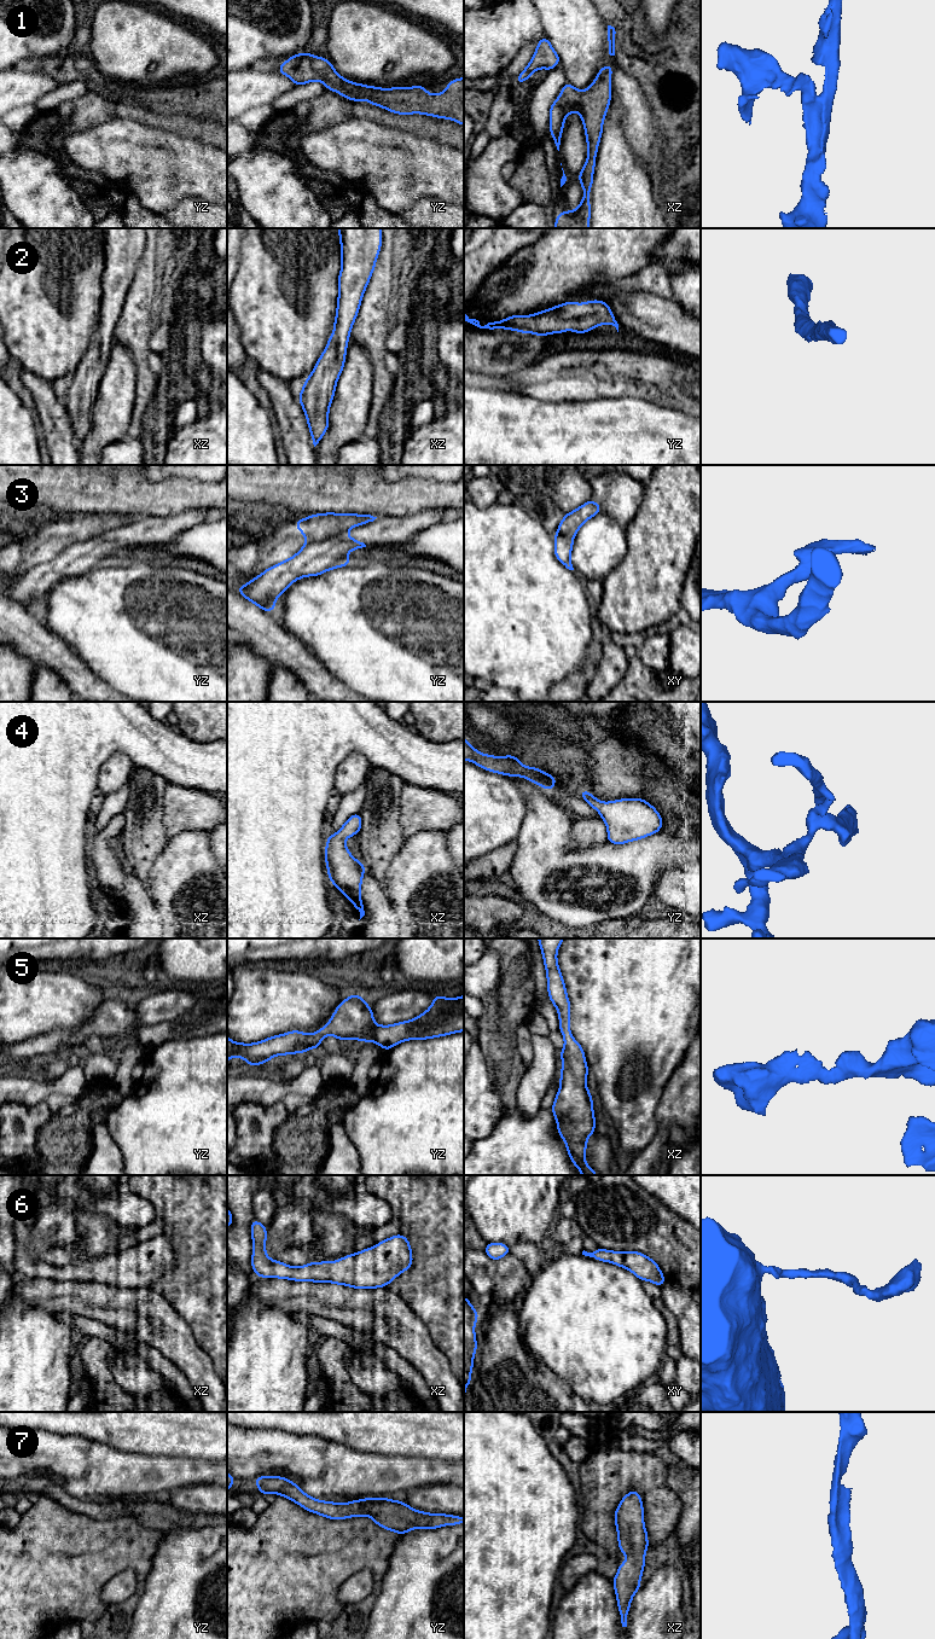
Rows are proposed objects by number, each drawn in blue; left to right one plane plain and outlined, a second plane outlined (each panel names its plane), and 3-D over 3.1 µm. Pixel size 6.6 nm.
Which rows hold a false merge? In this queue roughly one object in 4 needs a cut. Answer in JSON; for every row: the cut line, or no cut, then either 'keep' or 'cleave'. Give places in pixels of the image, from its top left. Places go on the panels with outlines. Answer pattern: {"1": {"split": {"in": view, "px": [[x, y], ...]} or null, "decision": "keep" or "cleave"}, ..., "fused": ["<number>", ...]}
{"1": {"split": null, "decision": "keep"}, "2": {"split": null, "decision": "keep"}, "3": {"split": {"in": "yz", "px": [[346, 530], [335, 536], [307, 541]]}, "decision": "cleave"}, "4": {"split": null, "decision": "keep"}, "5": {"split": null, "decision": "keep"}, "6": {"split": null, "decision": "keep"}, "7": {"split": null, "decision": "keep"}, "fused": ["3"]}

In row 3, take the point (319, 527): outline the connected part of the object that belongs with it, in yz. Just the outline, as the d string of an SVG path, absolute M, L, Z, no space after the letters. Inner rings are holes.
M316 513L295 522L307 541L323 541L336 537L349 529L373 522L377 517L356 513Z

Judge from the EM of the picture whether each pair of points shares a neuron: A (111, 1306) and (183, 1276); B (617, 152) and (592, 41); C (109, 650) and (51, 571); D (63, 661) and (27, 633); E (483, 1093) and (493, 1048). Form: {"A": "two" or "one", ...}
{"A": "two", "B": "two", "C": "two", "D": "one", "E": "two"}

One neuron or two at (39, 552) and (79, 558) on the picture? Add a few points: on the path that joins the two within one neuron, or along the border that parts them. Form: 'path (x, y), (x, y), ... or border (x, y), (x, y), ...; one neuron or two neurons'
border (69, 540), (57, 554), (32, 568); two neurons

